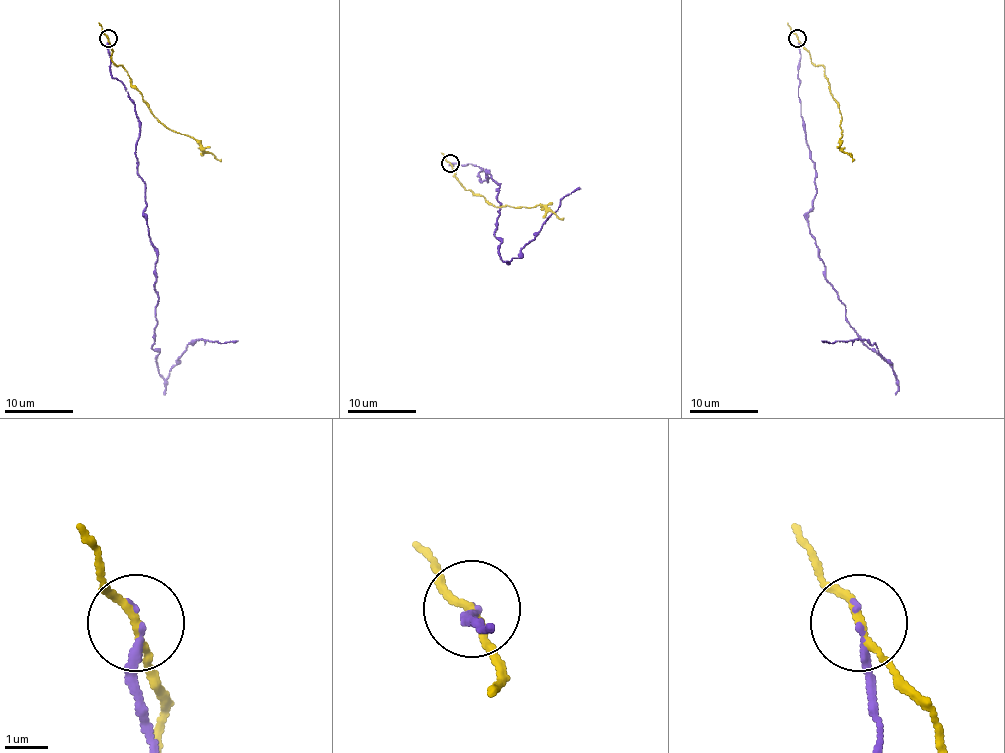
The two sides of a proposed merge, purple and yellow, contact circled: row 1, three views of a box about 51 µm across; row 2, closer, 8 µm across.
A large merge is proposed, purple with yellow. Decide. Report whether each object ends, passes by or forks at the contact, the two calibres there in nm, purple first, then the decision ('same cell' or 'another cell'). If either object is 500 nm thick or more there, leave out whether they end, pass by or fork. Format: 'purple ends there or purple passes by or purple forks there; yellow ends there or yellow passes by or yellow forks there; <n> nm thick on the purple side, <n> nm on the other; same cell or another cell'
purple ends there; yellow passes by; 170 nm thick on the purple side, 160 nm on the other; another cell

